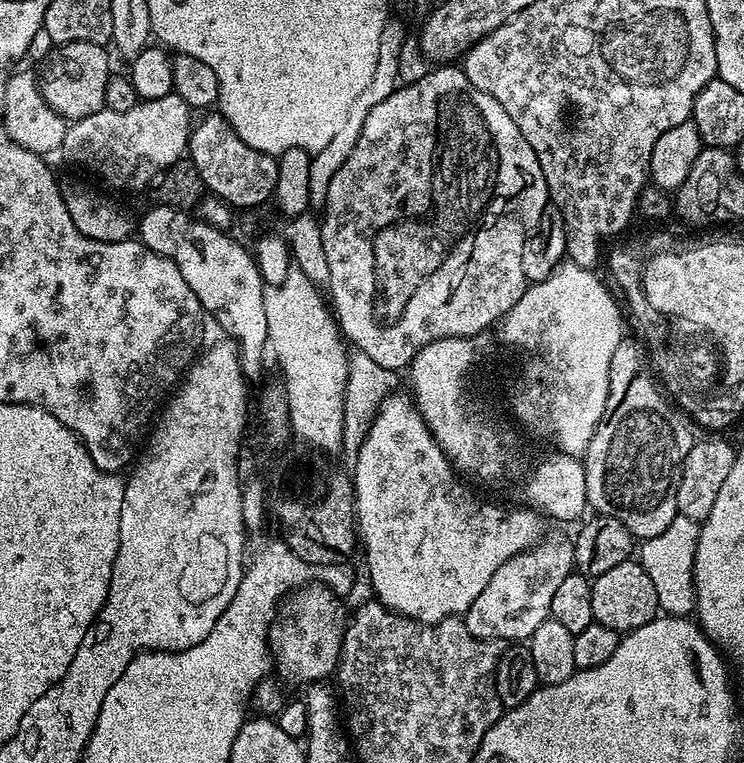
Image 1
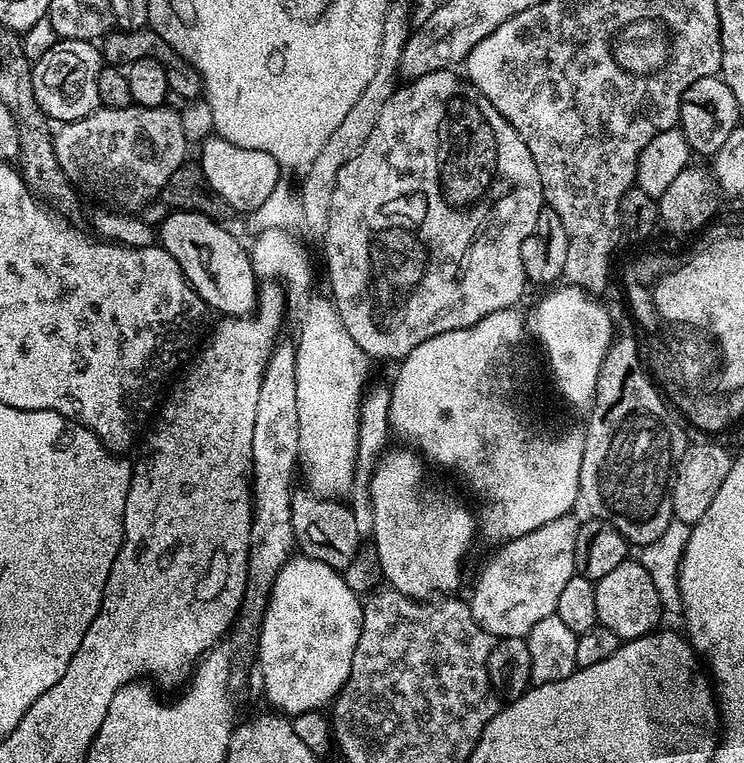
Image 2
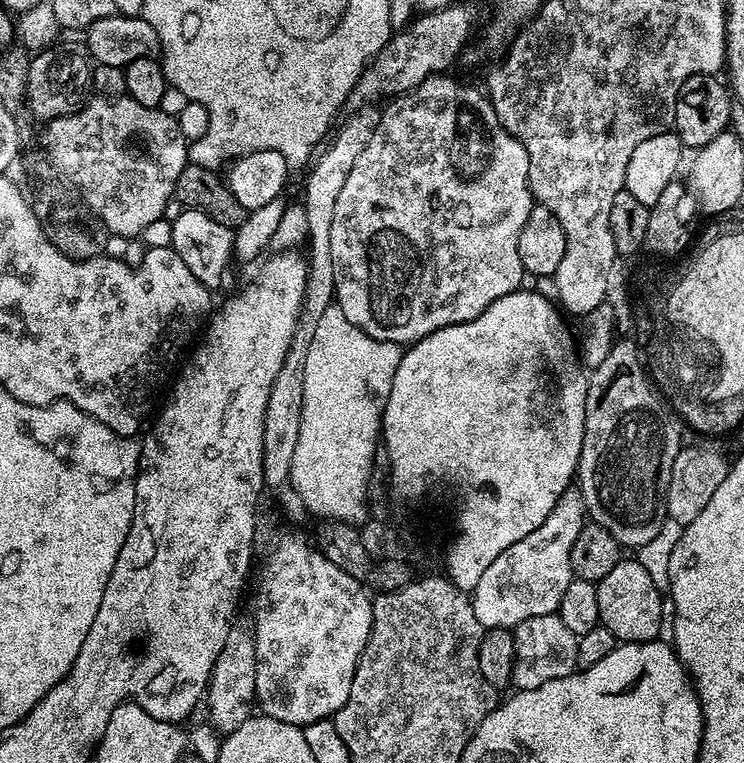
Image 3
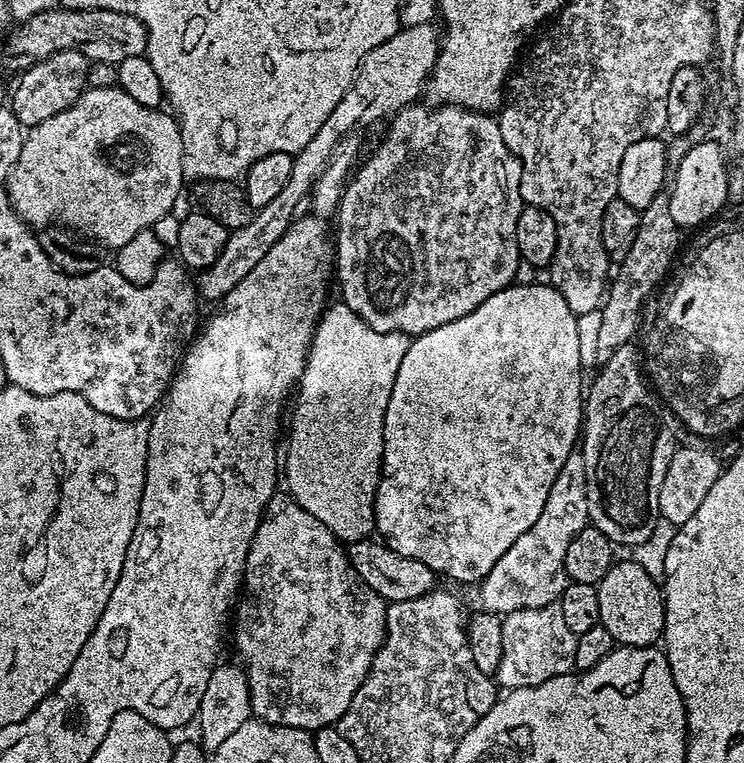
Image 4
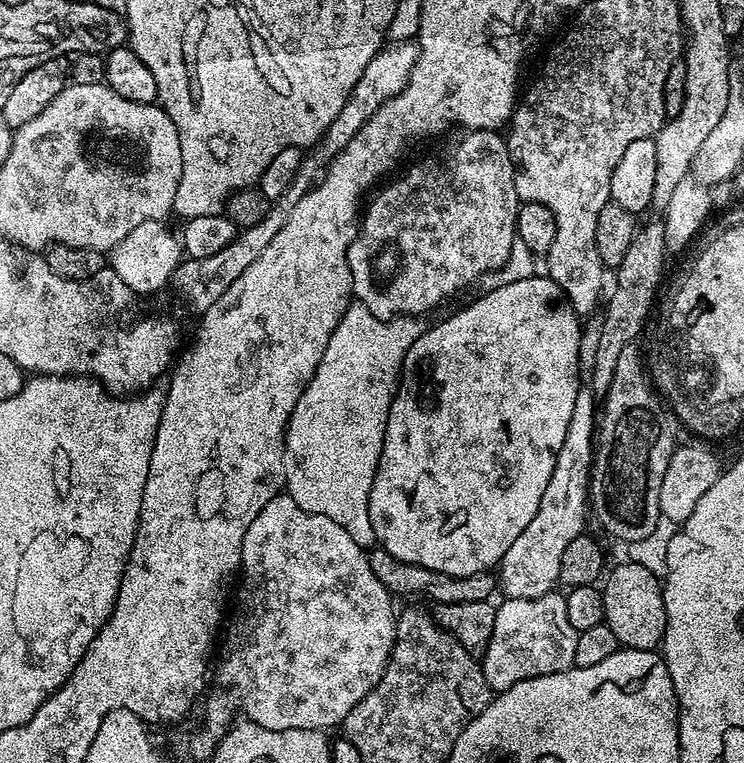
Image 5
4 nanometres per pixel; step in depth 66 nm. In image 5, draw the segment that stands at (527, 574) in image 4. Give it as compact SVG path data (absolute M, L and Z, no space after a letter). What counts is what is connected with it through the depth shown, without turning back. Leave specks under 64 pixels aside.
M581 387L574 402L574 414L570 414L570 426L566 426L566 438L558 458L554 462L554 474L546 482L542 502L538 502L538 514L530 518L530 526L514 538L514 546L506 550L498 565L498 588L509 600L542 598L557 587L562 566L562 554L566 546L585 531L584 515L590 512L590 485L594 441L598 435L598 404L591 387Z

